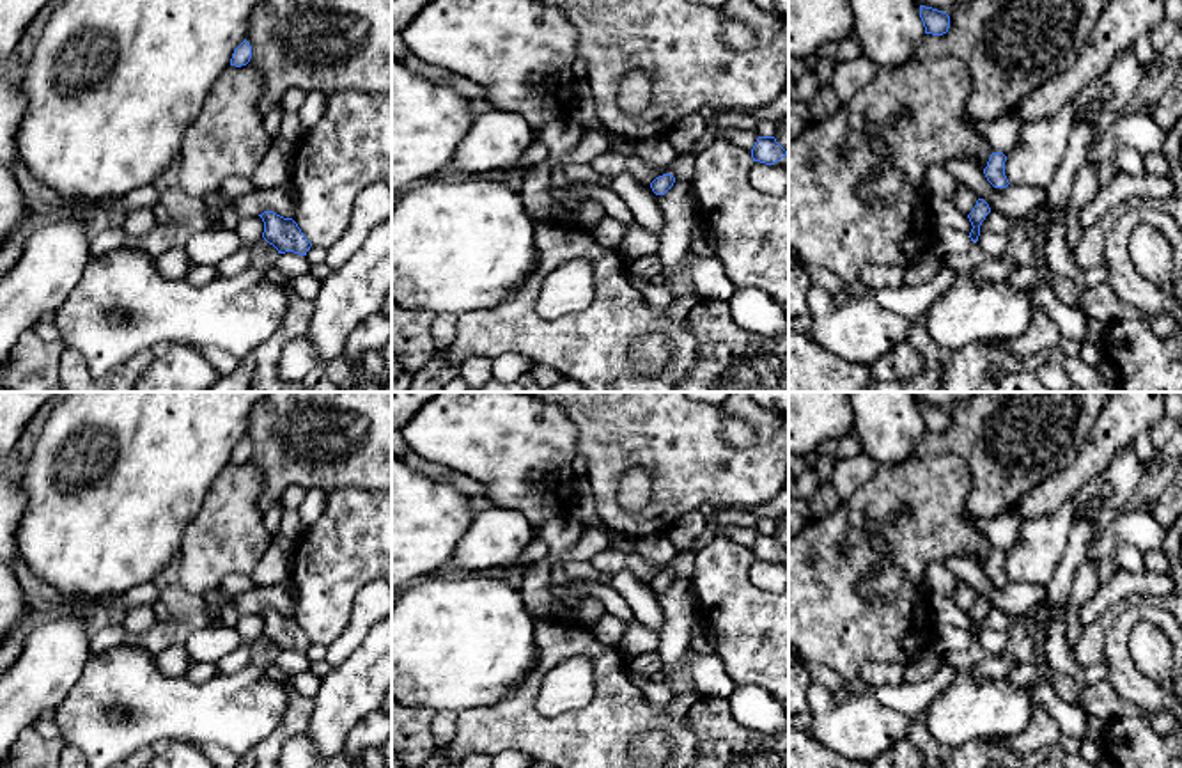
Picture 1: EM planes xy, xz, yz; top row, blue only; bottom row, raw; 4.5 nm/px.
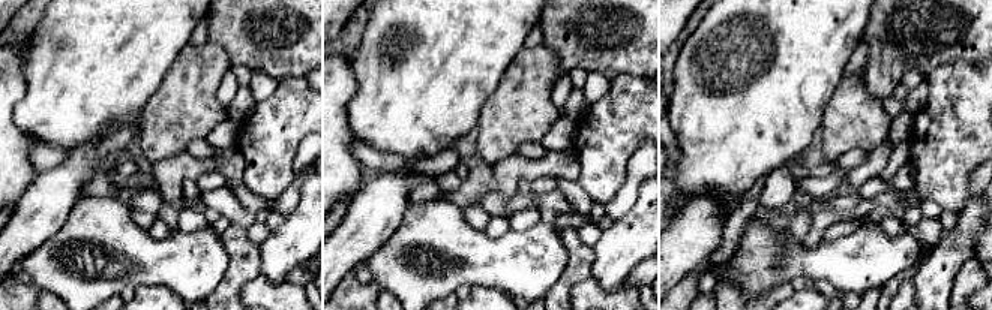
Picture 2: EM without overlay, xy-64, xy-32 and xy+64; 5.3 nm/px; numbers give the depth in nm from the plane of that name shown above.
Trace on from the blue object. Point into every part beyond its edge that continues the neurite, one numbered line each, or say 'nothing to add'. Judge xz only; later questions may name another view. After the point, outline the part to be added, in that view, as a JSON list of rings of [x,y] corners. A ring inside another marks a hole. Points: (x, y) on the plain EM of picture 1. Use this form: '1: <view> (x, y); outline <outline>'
nothing to add

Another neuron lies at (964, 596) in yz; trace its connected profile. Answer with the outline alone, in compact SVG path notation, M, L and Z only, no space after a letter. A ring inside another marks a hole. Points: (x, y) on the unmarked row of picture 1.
M959 582L955 587L955 592L952 594L952 600L962 612L969 612L973 605L976 603L978 594L964 582Z

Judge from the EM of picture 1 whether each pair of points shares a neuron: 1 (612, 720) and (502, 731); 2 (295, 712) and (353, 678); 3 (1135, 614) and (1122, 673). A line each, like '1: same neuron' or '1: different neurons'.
1: same neuron
2: different neurons
3: same neuron

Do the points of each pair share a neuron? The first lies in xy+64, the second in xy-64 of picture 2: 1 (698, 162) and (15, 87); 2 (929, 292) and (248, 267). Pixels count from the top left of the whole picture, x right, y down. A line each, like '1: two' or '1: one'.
1: two
2: two

